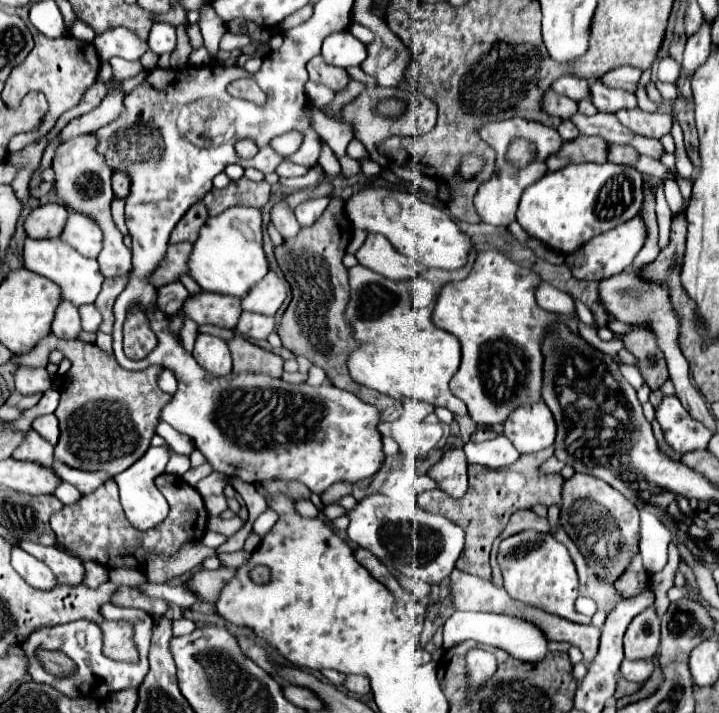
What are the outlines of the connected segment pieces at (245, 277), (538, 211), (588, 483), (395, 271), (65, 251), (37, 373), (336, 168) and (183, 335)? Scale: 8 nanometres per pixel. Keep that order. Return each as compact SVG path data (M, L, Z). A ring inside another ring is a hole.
M232 207L210 217L194 243L188 259L188 273L202 291L214 291L232 297L244 297L252 285L268 273L268 261L263 249L263 227L260 209Z
M616 163L566 165L564 169L546 173L522 193L516 221L530 237L566 255L592 237L636 217L642 201L642 175L634 167Z
M574 473L564 481L562 489L562 507L560 521L568 533L568 537L578 545L582 555L588 561L588 567L600 575L616 581L620 573L626 571L630 557L638 551L638 509L626 497L616 493L608 483L586 475Z
M374 233L366 235L366 241L358 249L356 257L362 267L368 267L392 281L412 279L420 270L434 268L418 265L418 261L414 261L412 257L398 253L386 237Z
M26 239L22 259L24 259L26 269L54 281L62 289L62 299L72 301L76 307L96 301L102 281L104 281L96 259L82 257L80 253L76 253L70 245L66 245L60 239Z
M18 367L14 373L14 379L16 379L16 391L22 395L46 393L52 387L52 379L46 369Z
M322 141L322 145L324 145L324 149L322 149L322 153L320 153L320 165L322 165L322 169L324 169L326 175L330 175L330 177L340 175L340 163L338 163L334 151L332 151L324 141Z
M181 315L184 321L184 325L180 331L180 340L184 349L188 353L192 353L196 337L198 335L198 325L191 319L188 319L185 315Z

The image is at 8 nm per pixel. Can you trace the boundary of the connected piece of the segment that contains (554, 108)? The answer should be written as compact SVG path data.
M548 91L544 97L544 111L550 115L558 115L562 119L568 119L570 115L574 115L578 111L578 103L572 101L570 97Z

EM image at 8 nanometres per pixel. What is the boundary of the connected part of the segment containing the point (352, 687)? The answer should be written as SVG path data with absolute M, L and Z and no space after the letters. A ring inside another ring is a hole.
M348 675L344 685L346 685L346 689L350 693L356 693L356 695L370 693L370 681L366 677L362 677L362 675Z

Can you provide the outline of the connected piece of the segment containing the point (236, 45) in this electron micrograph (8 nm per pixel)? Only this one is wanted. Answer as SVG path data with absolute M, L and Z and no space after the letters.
M226 31L224 37L222 37L222 41L220 41L220 49L224 49L224 51L234 51L234 49L242 49L242 47L248 45L248 43L252 43L250 37L246 37L246 35L236 35L236 33Z

